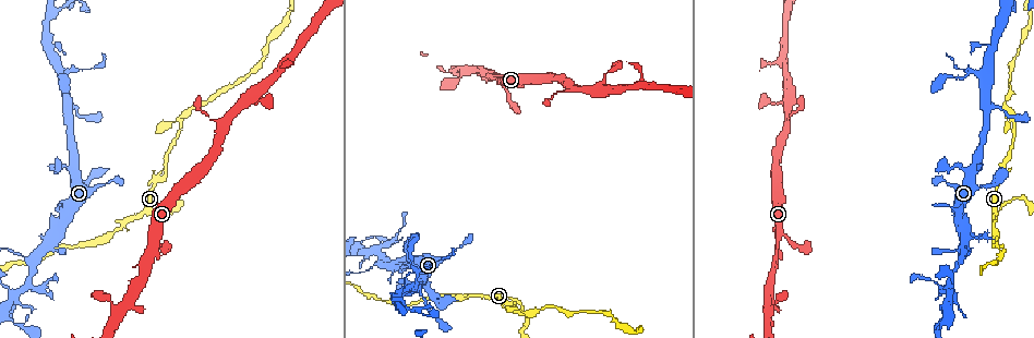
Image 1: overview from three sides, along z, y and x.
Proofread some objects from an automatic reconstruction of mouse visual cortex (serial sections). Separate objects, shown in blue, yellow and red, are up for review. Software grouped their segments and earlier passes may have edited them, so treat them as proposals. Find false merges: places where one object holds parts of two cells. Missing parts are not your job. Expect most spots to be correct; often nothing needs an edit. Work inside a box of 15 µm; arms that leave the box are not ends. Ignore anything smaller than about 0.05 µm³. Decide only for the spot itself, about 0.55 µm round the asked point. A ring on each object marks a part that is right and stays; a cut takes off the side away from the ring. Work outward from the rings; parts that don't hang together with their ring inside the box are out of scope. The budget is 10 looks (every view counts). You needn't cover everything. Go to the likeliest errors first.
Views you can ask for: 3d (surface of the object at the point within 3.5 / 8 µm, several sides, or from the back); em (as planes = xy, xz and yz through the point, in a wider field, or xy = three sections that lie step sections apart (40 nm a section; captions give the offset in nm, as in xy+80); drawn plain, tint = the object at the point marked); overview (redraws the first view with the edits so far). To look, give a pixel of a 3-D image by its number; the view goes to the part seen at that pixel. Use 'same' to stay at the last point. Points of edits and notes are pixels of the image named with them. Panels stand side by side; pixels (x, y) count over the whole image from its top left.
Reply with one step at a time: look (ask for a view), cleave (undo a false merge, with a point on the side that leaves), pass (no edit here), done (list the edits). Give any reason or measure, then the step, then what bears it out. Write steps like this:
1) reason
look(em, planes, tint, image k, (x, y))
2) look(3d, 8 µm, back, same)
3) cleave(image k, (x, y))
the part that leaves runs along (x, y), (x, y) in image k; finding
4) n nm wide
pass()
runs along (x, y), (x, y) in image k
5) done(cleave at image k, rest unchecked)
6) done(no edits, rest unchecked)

thin neck
look(3d, 3.5 µm, image 1, (1013, 120))

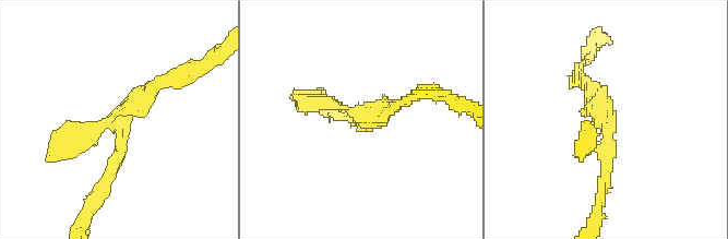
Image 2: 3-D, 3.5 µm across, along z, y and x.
3 arms; arms of 150, 200, 250 nm; now the EM
look(em, xy, step 2, tint, image 2, (611, 125))

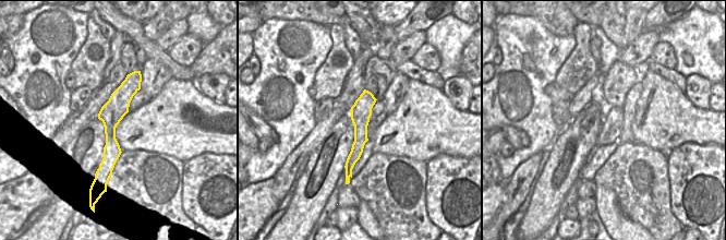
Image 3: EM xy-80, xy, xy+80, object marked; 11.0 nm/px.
pass()
runs along (98, 190), (115, 167), (124, 109), (168, 76) in image 2; all the same cell

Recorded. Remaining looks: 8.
small branch off a trunk
look(3d, 8 µm, image 1, (380, 266))

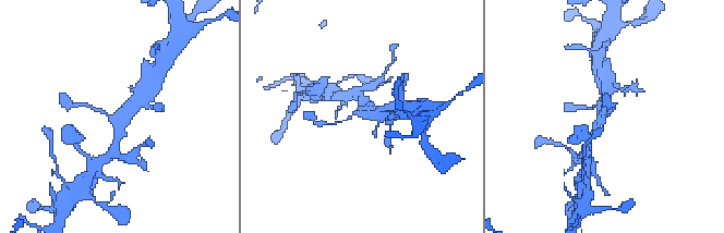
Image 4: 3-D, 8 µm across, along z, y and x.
3 arms; arms of 100, 200, 300 nm; need the tissue
look(em, xy, step 3, tint, image 4, (360, 115))

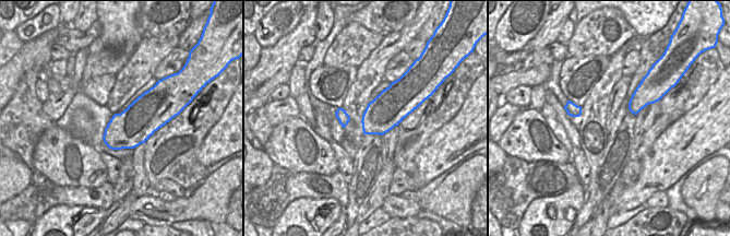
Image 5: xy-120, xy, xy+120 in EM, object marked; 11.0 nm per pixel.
380 nm wide
pass()
runs along (139, 95), (121, 117), (91, 108) in image 4; all the same cell

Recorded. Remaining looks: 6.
abrupt turn
look(3d, 3.5 µm, image 1, (364, 251))

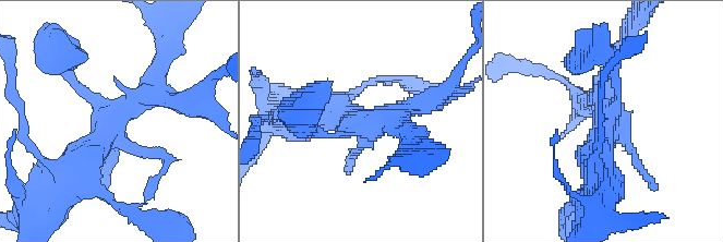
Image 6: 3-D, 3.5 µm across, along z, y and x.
shape alone is not enough
look(em, xy, step 2, tint, image 6, (359, 119))

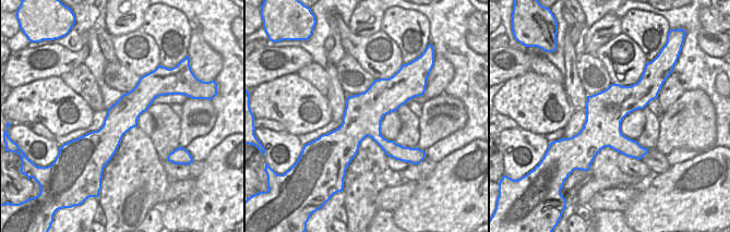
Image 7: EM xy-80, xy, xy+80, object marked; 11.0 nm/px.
look(em, xy, step 5, tint, same)

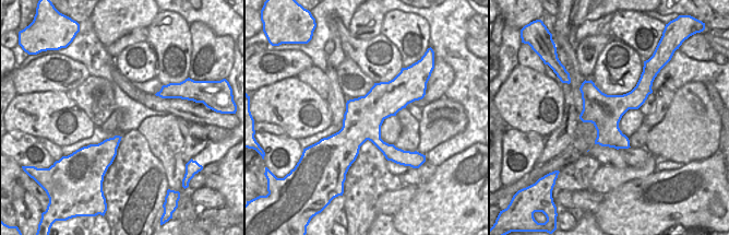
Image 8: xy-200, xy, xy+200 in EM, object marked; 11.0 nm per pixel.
420 nm wide
pass()
runs along (161, 69), (87, 153), (91, 180) in image 6; one cell here

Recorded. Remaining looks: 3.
sharp bend
look(3d, 8 µm, image 1, (419, 289))

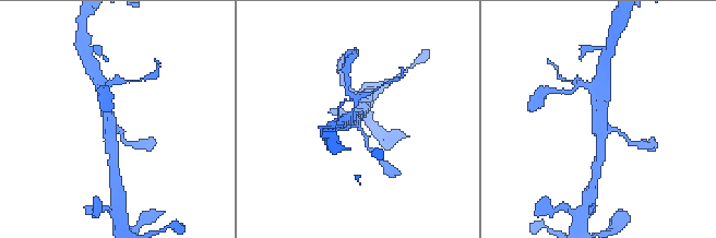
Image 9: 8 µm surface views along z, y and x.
look(em, xy, step 5, tint, image 9, (112, 130))

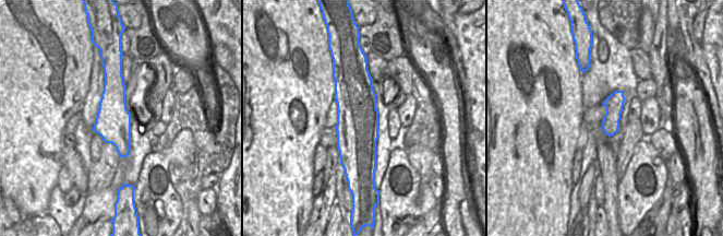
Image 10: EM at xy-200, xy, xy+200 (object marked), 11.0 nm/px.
pass()
continuous, no second cell

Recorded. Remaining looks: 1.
done(no edits, rest unchecked)

